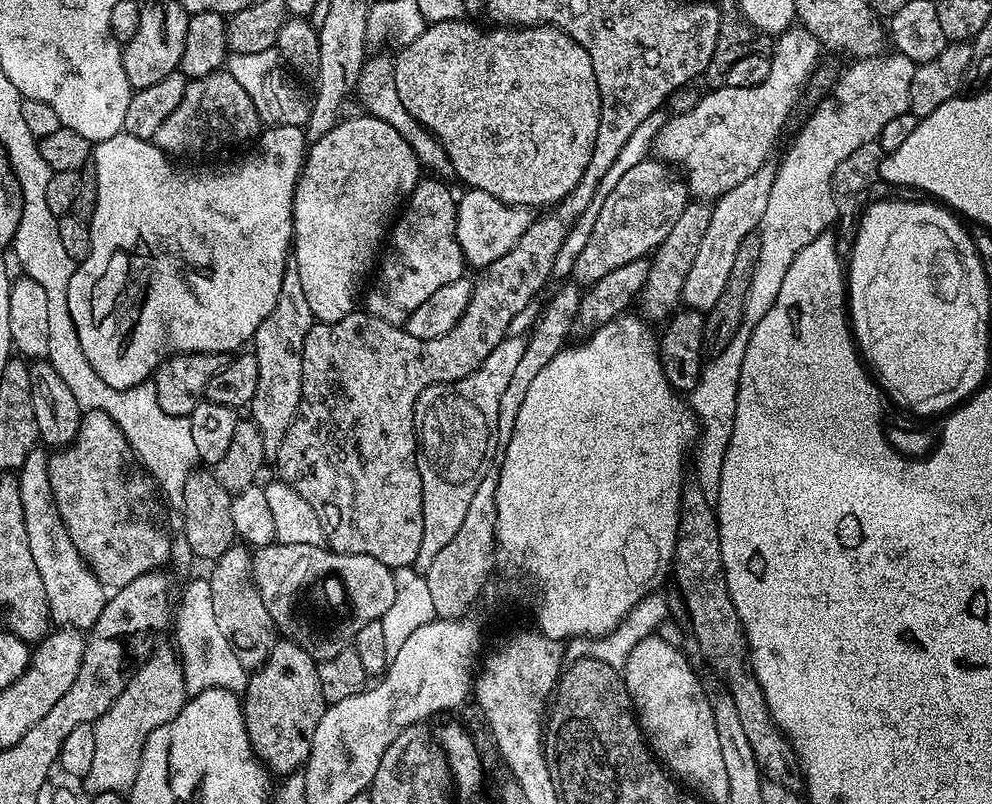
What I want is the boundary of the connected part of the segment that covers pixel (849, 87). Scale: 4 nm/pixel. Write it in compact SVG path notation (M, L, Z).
M888 55L853 59L849 63L852 65L837 78L832 93L813 110L812 117L801 126L788 153L776 164L774 186L770 186L766 214L762 214L758 229L762 250L750 278L750 290L746 290L744 311L755 308L756 323L762 322L766 310L774 306L774 298L778 298L776 288L782 290L782 278L786 278L790 262L794 262L796 255L810 246L814 238L833 227L838 197L832 187L832 175L838 170L838 162L858 150L858 146L871 140L879 141L882 126L898 118L898 114L909 111L910 82L916 65L905 56Z

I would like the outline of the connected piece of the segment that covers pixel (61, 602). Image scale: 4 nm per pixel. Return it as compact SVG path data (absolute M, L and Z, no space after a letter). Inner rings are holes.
M37 446L30 450L30 454L26 454L26 462L22 462L18 469L26 540L30 542L34 564L42 574L42 584L46 586L51 619L60 626L88 630L92 625L98 624L98 614L104 612L106 589L102 581L92 573L91 566L84 561L84 555L80 553L78 546L74 546L58 514L58 506L50 490L48 457L49 453L43 447Z

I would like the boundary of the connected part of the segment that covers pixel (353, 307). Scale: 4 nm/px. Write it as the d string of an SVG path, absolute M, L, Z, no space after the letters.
M363 114L353 120L341 119L329 132L322 134L322 138L311 141L304 158L304 168L300 171L300 177L296 183L296 193L292 203L292 231L294 233L294 262L298 266L298 278L302 278L302 290L310 301L313 321L322 324L333 324L349 316L351 312L357 311L358 297L361 295L362 289L365 287L378 257L381 255L382 245L385 243L402 205L407 201L408 195L414 191L421 179L421 162L414 154L414 150L406 142L406 138L402 138L402 134L398 134L398 130L394 130L394 126L382 122L376 116Z

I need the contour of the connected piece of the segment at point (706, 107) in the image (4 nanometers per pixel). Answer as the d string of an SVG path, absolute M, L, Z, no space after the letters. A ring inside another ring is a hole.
M719 86L713 92L708 92L689 112L684 112L681 116L672 116L656 132L656 152L663 163L675 166L682 171L683 179L686 181L689 193L696 198L718 198L724 192L734 190L738 182L746 182L754 170L761 168L763 164L769 163L774 150L764 150L764 136L760 136L760 108L764 108L764 114L768 120L780 118L780 106L778 92L772 90L772 86L750 86L749 88L730 88Z

